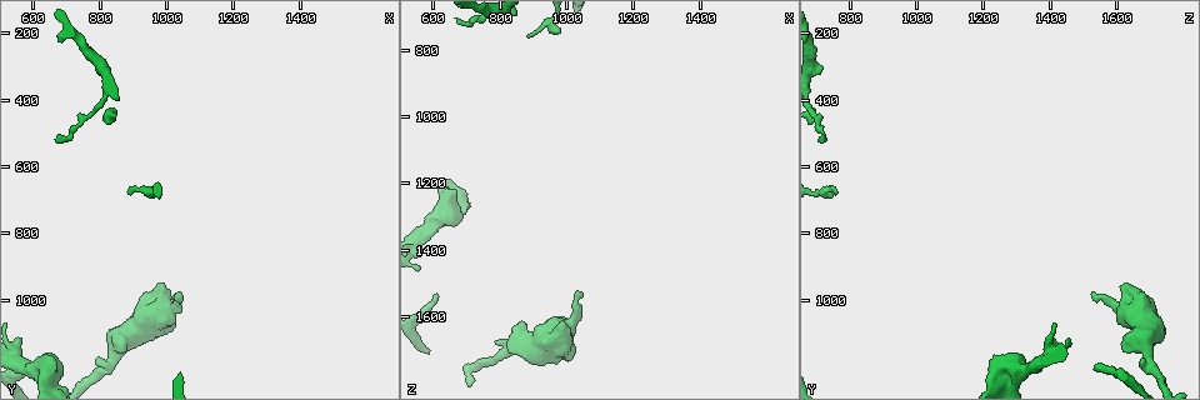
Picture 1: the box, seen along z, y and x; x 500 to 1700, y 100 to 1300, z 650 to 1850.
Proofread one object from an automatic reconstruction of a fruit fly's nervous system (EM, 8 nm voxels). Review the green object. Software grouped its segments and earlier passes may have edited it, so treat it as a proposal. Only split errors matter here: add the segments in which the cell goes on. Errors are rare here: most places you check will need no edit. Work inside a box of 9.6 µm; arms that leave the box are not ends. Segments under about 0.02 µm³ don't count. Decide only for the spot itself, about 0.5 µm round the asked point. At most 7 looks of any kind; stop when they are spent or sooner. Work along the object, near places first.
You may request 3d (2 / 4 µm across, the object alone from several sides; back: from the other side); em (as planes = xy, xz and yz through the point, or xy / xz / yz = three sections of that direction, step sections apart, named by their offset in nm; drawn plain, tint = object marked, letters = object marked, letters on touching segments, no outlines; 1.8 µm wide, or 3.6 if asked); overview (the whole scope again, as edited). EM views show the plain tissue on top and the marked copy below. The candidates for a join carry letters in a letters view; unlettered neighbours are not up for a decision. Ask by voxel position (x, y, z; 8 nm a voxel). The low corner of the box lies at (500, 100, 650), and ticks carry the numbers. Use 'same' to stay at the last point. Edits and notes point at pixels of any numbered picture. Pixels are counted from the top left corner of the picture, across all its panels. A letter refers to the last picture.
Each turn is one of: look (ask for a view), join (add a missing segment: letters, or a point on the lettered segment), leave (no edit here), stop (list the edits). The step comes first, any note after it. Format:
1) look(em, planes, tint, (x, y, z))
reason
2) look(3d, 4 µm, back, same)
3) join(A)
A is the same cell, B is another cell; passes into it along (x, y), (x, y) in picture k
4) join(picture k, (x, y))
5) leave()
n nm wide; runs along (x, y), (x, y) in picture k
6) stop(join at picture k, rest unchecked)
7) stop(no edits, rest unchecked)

look(em, 3.6 µm, planes, letters, (870, 1140, 1620))
free end

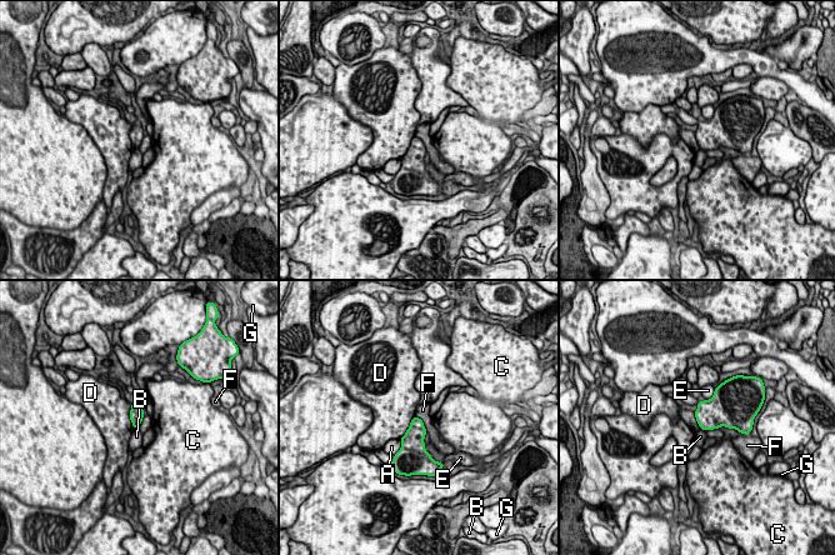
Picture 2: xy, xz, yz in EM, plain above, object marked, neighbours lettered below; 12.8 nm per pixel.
leave()
A, B, C, D, E, F and G are other cells; border along (694, 411), (703, 429), (719, 429) in picture 2; no lettered segment goes on from it

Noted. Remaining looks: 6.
look(3d, 4 µm, (1030, 980, 1520))
free end

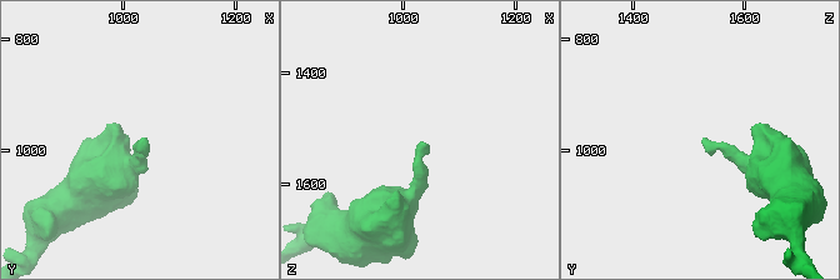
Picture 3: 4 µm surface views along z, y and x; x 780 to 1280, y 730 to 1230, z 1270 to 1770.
look(em, planes, letters, (1030, 985, 1525))

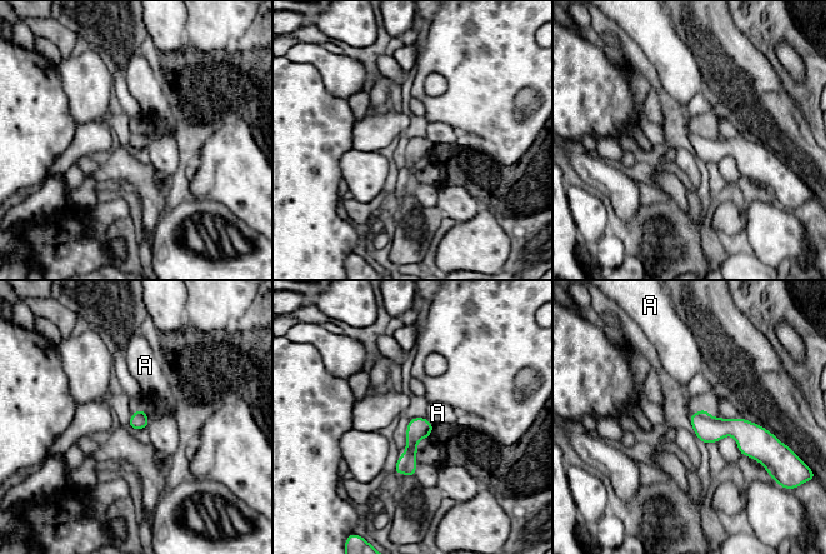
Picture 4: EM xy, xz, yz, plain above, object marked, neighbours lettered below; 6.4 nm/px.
leave()
A is another cell; border along (143, 409), (148, 418), (148, 428) in picture 4; no lettered segment goes on from it

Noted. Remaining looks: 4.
look(em, xz, step 4, letters, (660, 1180, 1240))
thick end

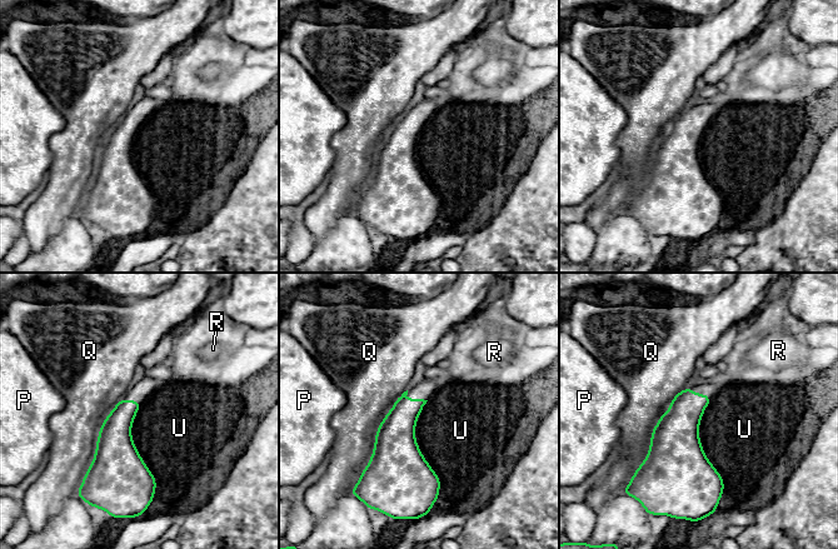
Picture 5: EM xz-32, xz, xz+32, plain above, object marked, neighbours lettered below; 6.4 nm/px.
leave()
P, Q, R and U are other cells; border along (427, 400), (415, 442), (439, 494) in picture 5; none of them fits

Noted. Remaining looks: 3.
stop(no edits, rest unchecked)

